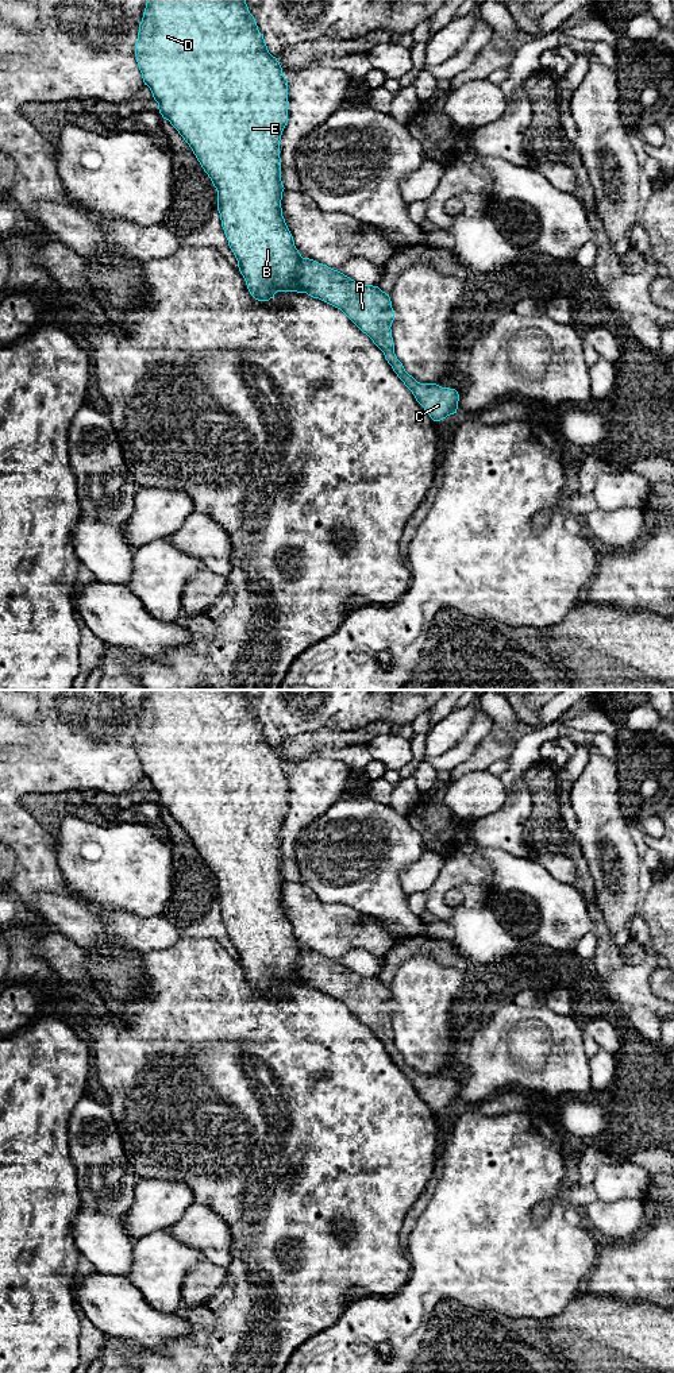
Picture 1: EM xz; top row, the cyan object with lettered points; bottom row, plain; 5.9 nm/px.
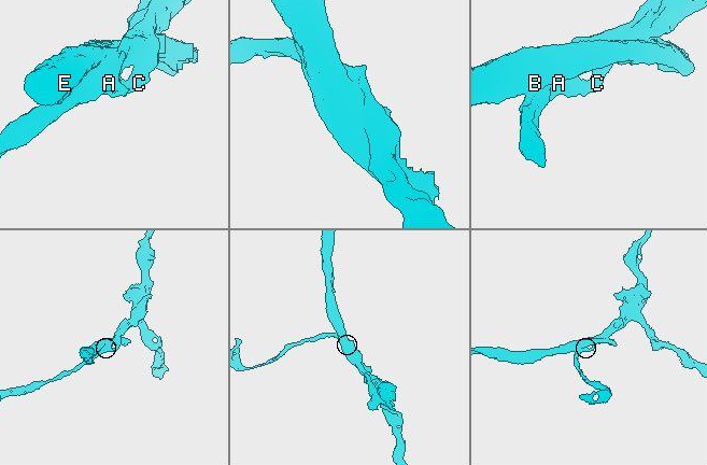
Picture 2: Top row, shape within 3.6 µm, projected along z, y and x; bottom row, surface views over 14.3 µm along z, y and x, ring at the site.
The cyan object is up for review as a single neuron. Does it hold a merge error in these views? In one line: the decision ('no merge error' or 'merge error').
merge error

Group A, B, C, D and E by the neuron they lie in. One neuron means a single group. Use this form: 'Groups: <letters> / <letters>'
Groups: A C / B D E

